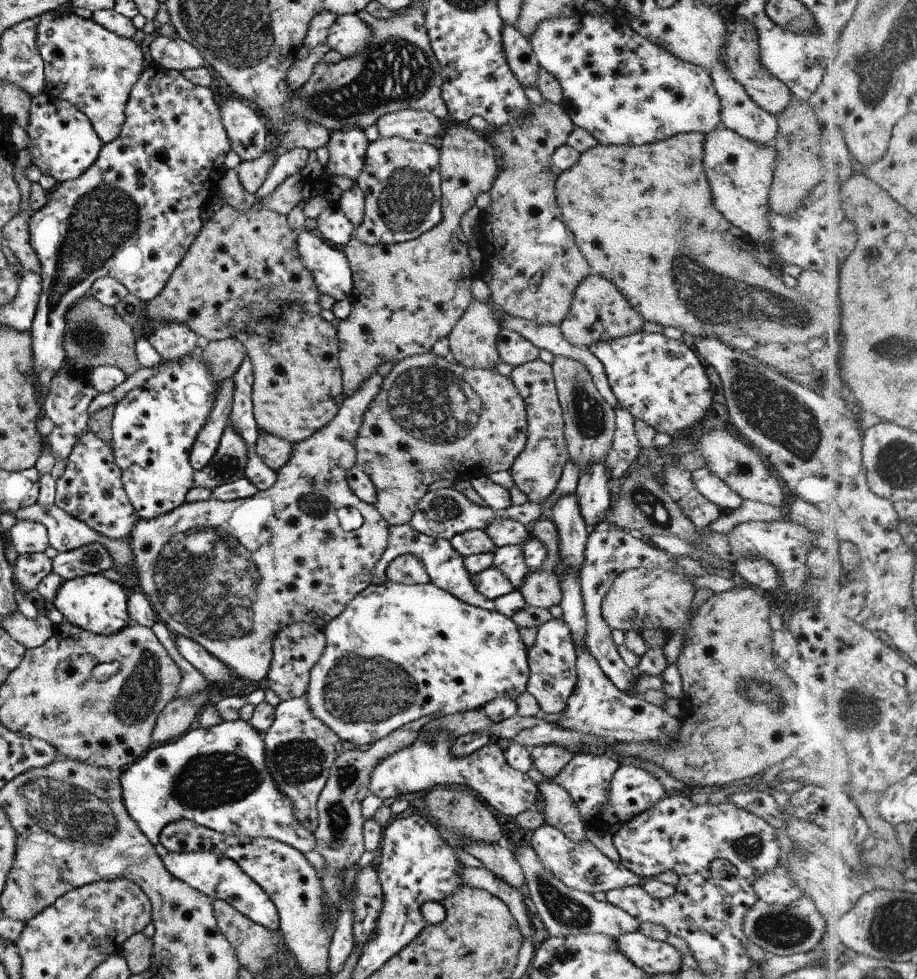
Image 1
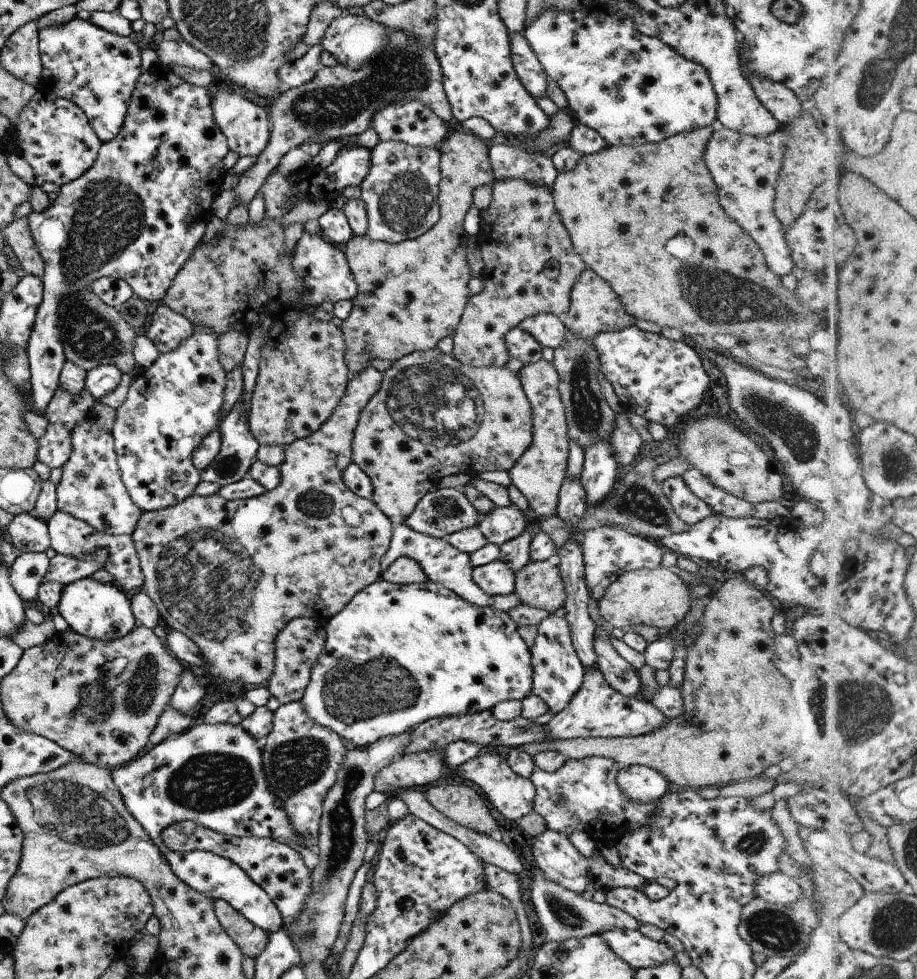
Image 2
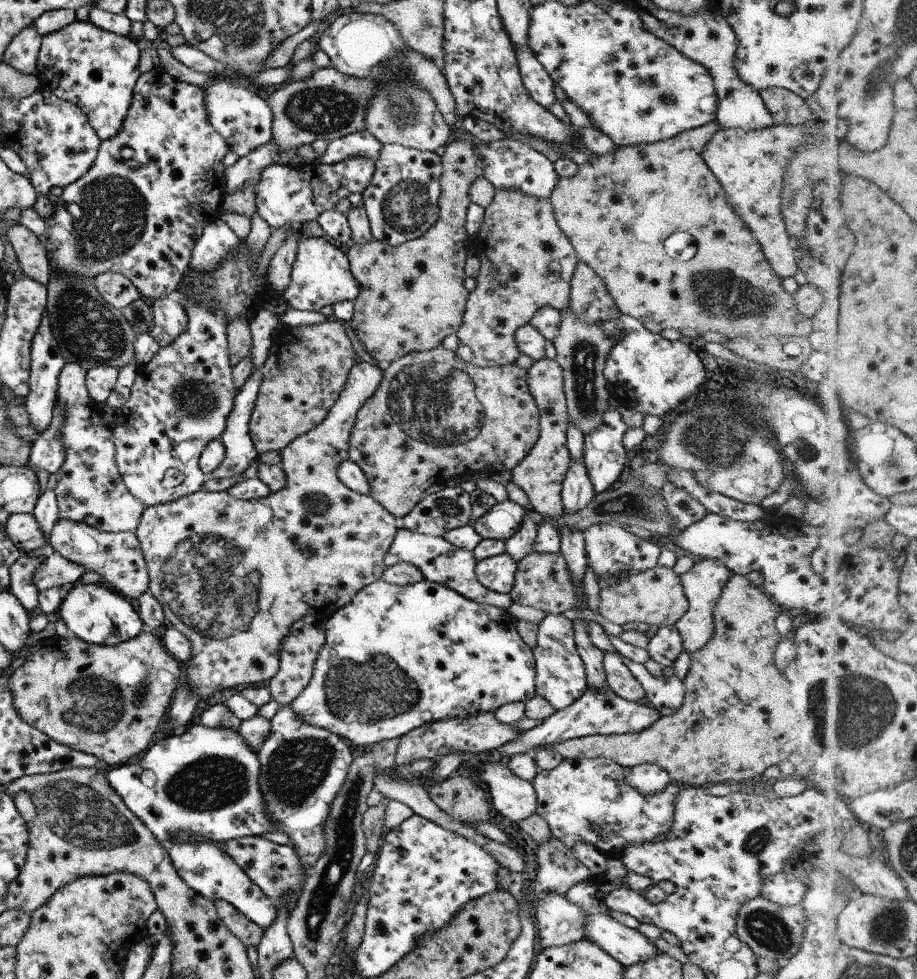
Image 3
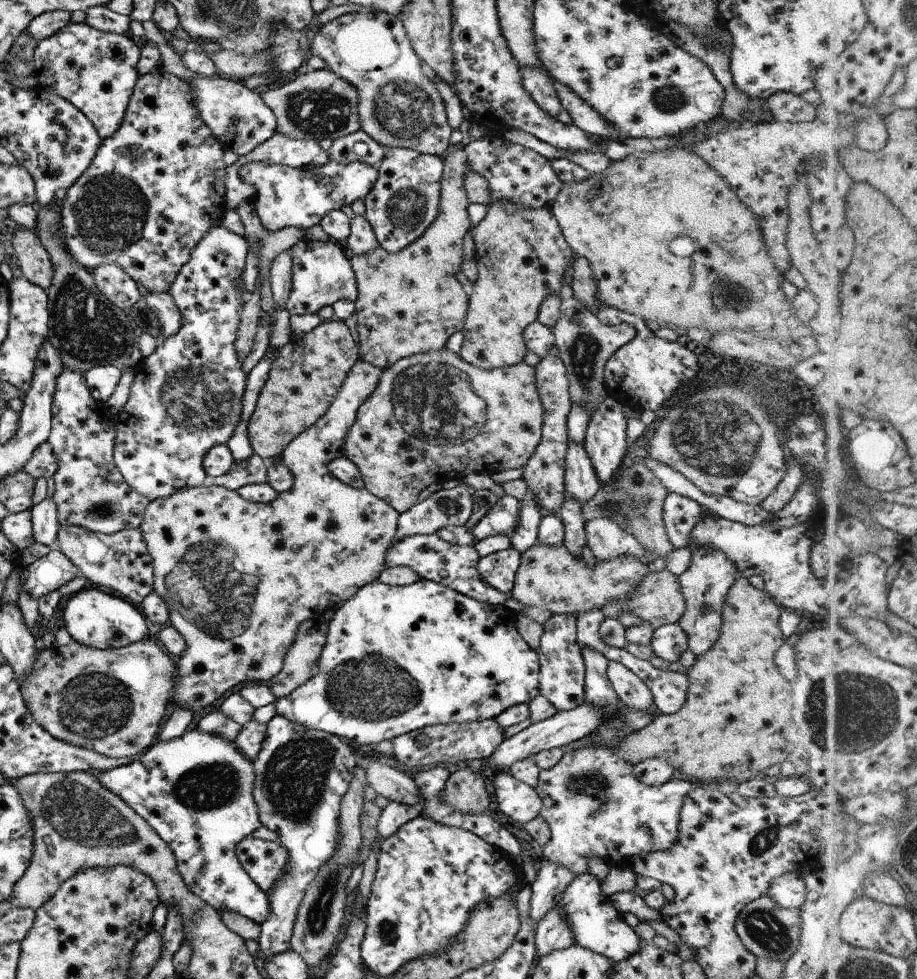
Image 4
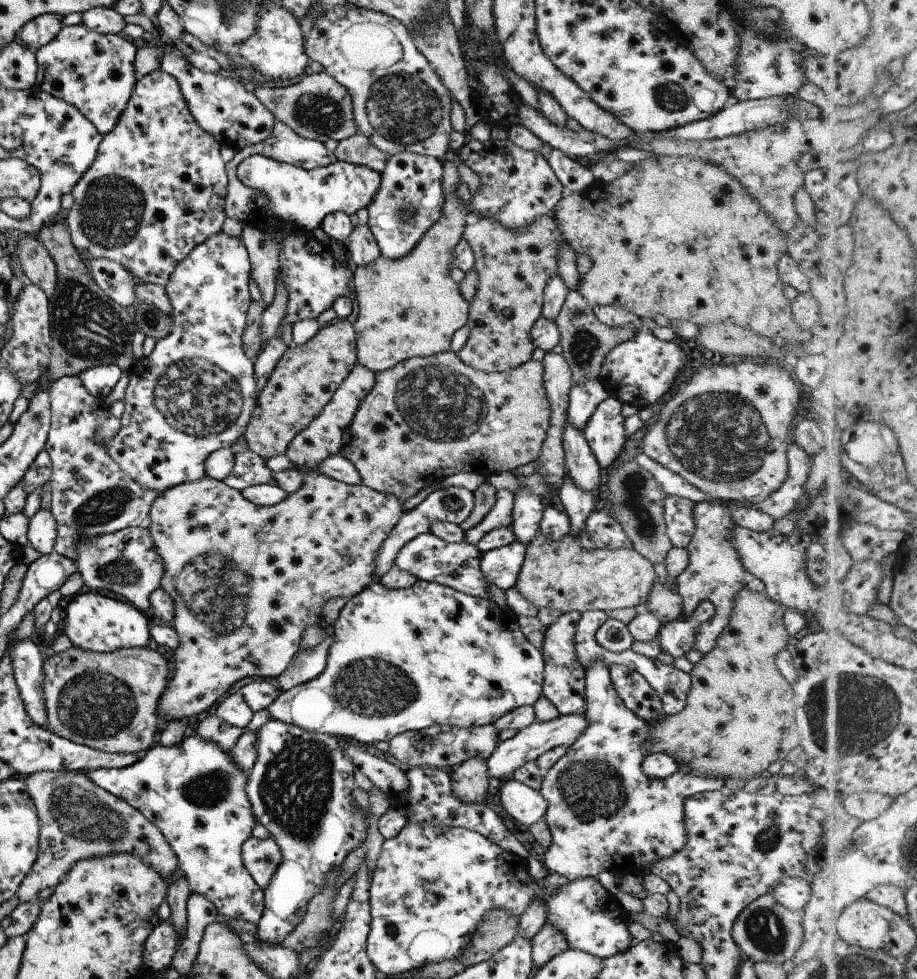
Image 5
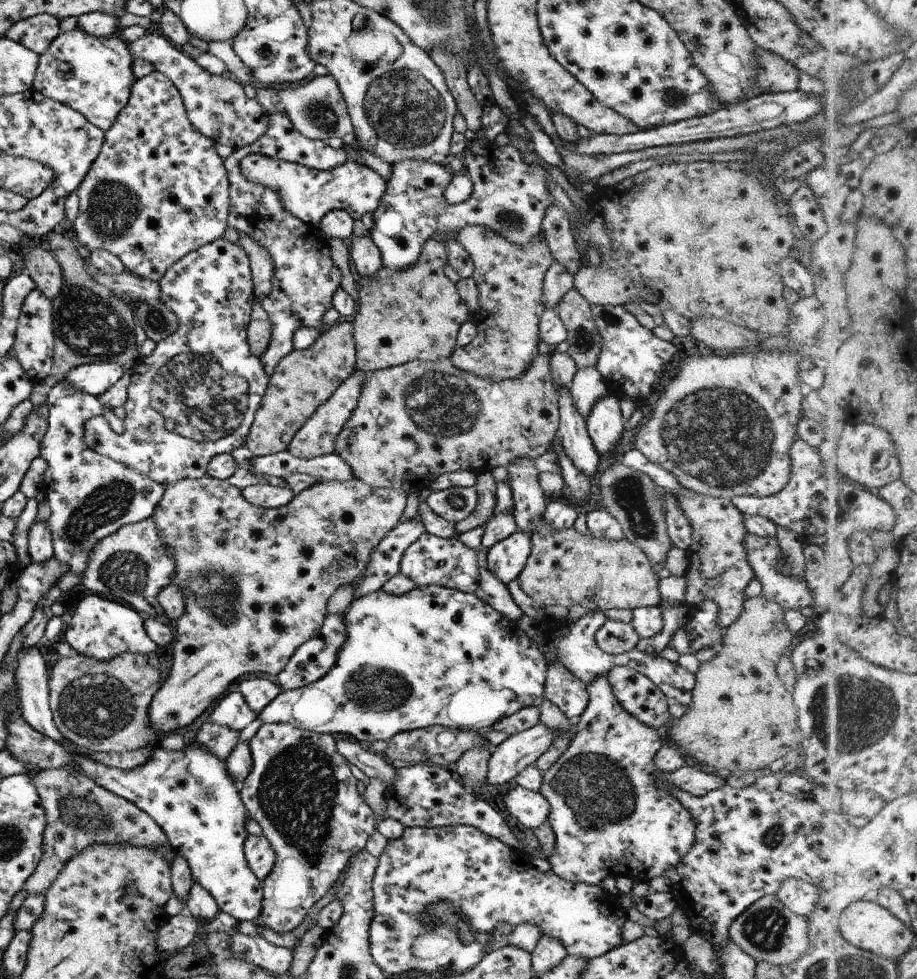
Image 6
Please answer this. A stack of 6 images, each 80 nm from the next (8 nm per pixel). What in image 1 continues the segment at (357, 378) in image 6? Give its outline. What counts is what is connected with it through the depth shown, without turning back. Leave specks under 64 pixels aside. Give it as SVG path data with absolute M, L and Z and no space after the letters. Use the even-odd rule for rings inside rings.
M376 372L369 375L350 397L343 398L335 416L323 428L315 431L306 439L293 443L290 459L276 472L275 482L268 489L255 491L253 496L232 501L220 501L209 498L192 503L184 502L181 506L157 518L149 520L138 519L135 522L133 530L127 536L128 545L132 552L134 573L137 576L135 580L137 583L136 589L140 590L147 597L157 620L161 621L175 635L184 636L200 644L209 654L212 654L223 664L226 664L227 668L232 670L234 678L251 680L251 682L258 684L262 683L270 667L274 636L281 628L291 623L303 622L317 624L323 630L324 626L331 619L334 619L340 612L343 612L343 609L355 598L355 595L358 595L359 592L370 584L372 568L379 558L381 558L381 554L383 554L387 544L388 524L375 510L373 505L364 503L355 496L354 492L351 492L346 481L346 474L355 464L356 452L354 440L358 435L363 413L379 392L381 385L382 377L380 375ZM343 506L352 506L359 511L359 514L362 516L362 525L359 528L345 532L339 527L335 511L338 508L343 508Z

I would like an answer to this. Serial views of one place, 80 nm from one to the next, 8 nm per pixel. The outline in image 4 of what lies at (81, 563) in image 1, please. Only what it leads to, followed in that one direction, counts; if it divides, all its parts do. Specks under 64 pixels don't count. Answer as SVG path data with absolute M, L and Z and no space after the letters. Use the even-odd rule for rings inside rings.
M52 548L45 556L25 568L23 589L38 599L79 576L78 568L61 552Z

